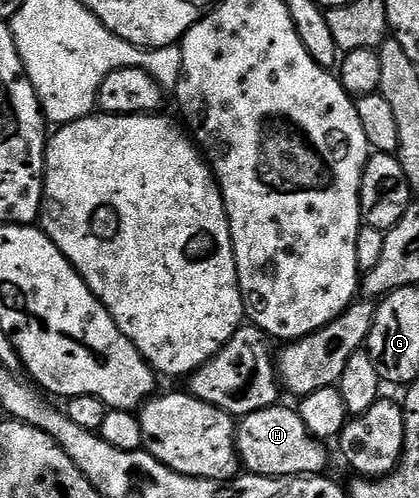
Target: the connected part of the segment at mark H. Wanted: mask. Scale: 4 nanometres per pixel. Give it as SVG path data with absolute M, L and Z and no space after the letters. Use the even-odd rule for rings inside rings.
M286 403L270 405L261 411L253 411L249 415L238 418L235 430L235 447L239 450L239 460L242 468L249 473L262 477L309 477L324 472L327 465L328 446L315 438L307 430L299 415L298 408L291 409Z

